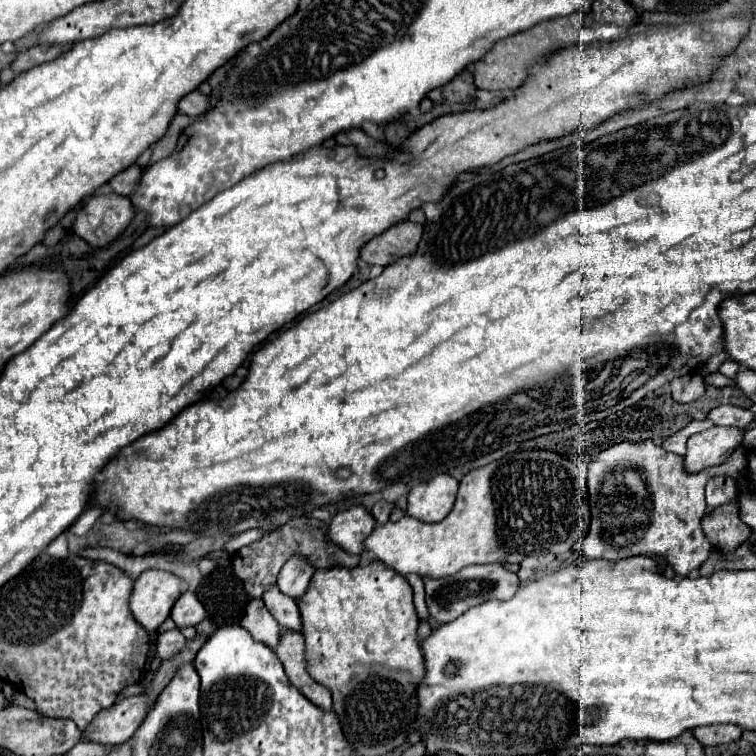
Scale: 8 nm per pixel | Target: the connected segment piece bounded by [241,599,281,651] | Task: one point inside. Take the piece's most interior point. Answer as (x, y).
(258, 621)

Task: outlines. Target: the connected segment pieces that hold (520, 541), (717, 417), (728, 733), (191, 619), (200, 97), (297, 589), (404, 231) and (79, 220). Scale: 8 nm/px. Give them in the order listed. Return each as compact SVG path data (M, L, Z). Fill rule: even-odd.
M517 451L493 461L485 467L469 471L461 483L453 511L439 523L423 523L413 517L403 517L393 523L387 521L373 529L365 539L365 551L373 553L375 559L407 577L411 573L429 579L443 579L455 575L467 565L483 563L521 563L529 555L553 553L561 555L573 549L589 531L589 495L587 495L587 471L577 467L565 457L551 451Z
M721 405L709 411L707 419L713 421L713 425L723 425L723 427L739 427L747 429L753 423L753 413L747 409L741 409L737 405Z
M707 725L707 727L697 727L693 729L693 735L699 739L701 745L723 745L741 739L743 729L737 725Z
M185 591L185 593L177 599L177 603L173 605L173 609L171 609L171 619L175 621L177 629L195 627L195 625L199 625L205 617L207 617L205 607L203 607L201 601L197 599L197 595L191 593L191 591Z
M191 91L179 101L179 113L185 113L189 117L197 117L207 109L207 97L199 91Z
M289 559L279 571L277 587L283 595L291 599L299 599L305 595L311 575L313 575L313 567L309 567L305 559Z
M399 221L389 227L385 233L373 237L361 247L361 259L369 265L389 265L399 257L413 255L417 243L421 241L423 225L411 221Z
M107 193L93 195L77 211L73 221L73 233L91 247L103 247L111 243L133 219L133 205L129 197Z

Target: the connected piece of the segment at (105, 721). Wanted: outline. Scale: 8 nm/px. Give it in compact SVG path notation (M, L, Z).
M139 693L127 699L117 701L113 707L103 709L87 727L83 733L83 739L101 743L101 745L119 745L131 739L133 731L143 723L147 717L149 707L149 697L147 693Z

